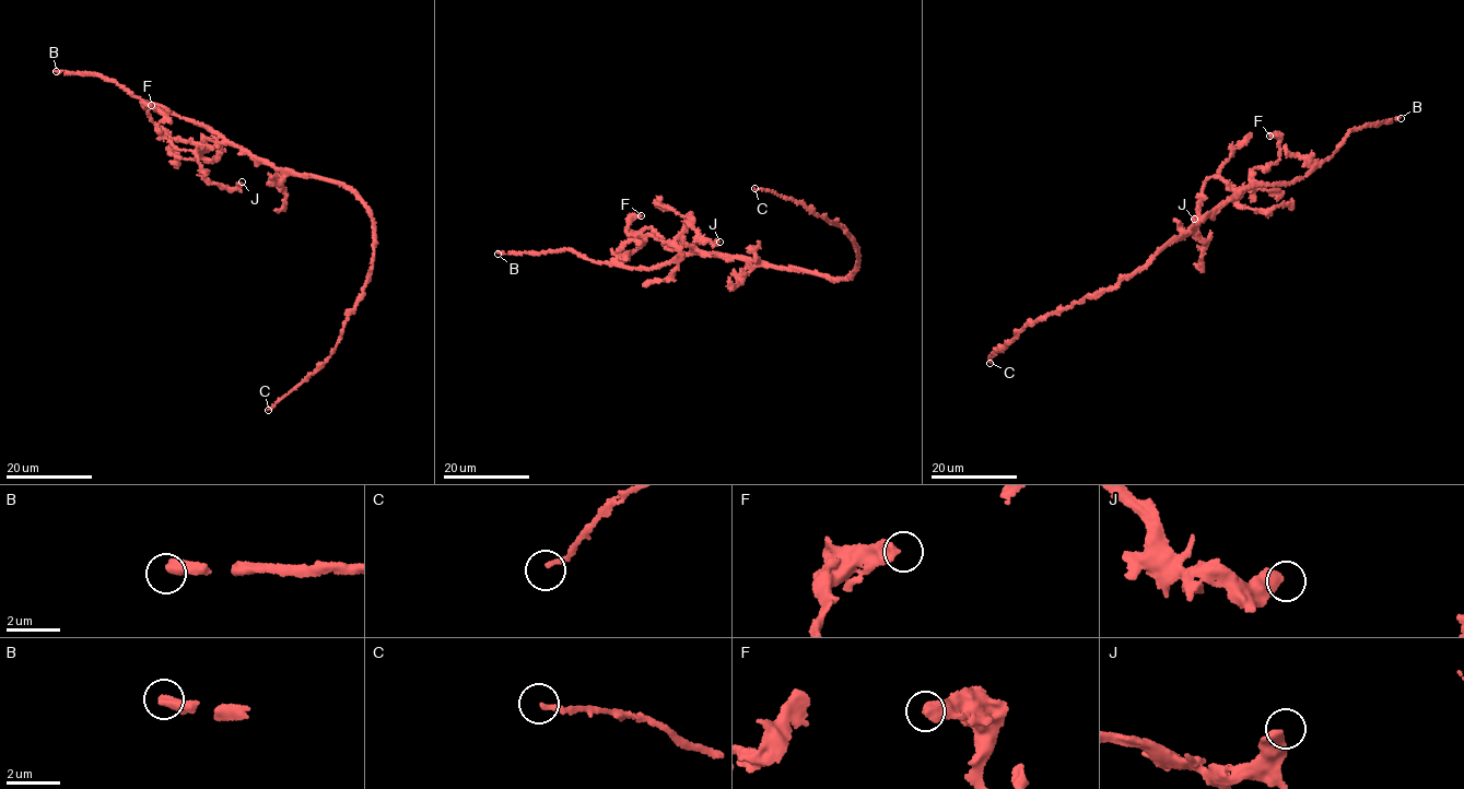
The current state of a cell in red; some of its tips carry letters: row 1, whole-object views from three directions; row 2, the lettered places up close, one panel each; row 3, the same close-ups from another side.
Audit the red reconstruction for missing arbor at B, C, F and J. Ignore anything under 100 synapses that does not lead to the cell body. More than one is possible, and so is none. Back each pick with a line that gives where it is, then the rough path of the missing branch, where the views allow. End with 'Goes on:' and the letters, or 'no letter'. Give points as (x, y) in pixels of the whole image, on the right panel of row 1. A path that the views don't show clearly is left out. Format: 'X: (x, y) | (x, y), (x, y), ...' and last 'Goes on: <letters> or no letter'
B: (1401, 118) | (1401, 118), (1425, 102), (1422, 82), (1441, 56), (1435, 26), (1427, 30), (1450, 16), (1461, 42)
Goes on: B

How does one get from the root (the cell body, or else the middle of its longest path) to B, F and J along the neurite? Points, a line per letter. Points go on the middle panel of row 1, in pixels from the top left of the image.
B: (779, 268), (710, 252), (679, 254), (647, 269), (589, 260), (561, 248), (498, 254)
F: (779, 268), (665, 243), (648, 228), (637, 234), (628, 234), (629, 221), (641, 215)
J: (779, 268), (697, 251), (684, 242), (682, 231), (688, 215), (700, 236), (719, 242)

